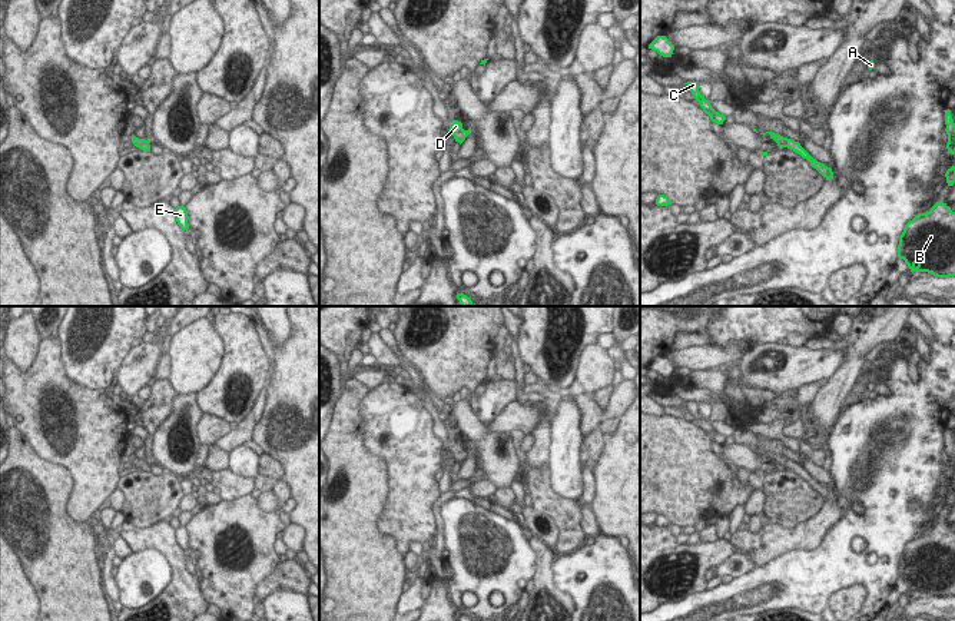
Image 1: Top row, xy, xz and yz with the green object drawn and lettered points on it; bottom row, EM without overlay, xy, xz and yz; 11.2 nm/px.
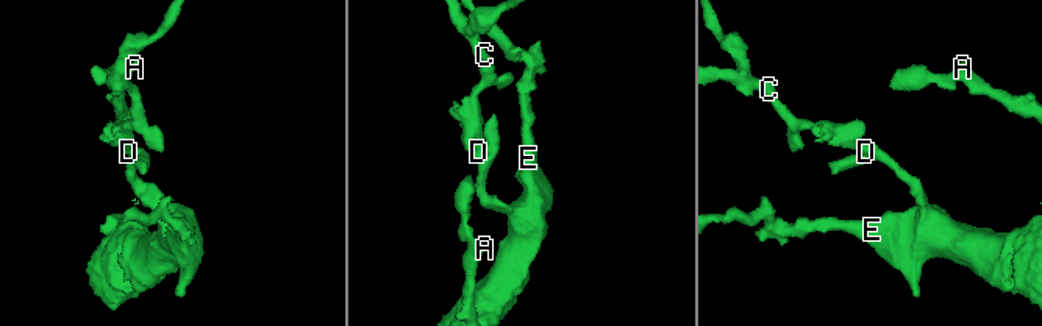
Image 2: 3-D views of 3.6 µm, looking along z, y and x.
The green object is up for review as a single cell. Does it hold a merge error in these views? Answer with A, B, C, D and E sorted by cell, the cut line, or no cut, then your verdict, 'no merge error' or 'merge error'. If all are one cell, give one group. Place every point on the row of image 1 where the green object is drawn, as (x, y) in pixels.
groups A B C D E; cut none; no merge error

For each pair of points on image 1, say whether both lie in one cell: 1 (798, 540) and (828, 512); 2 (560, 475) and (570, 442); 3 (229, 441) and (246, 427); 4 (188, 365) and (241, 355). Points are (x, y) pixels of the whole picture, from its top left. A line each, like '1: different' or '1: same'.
1: same
2: same
3: same
4: different

